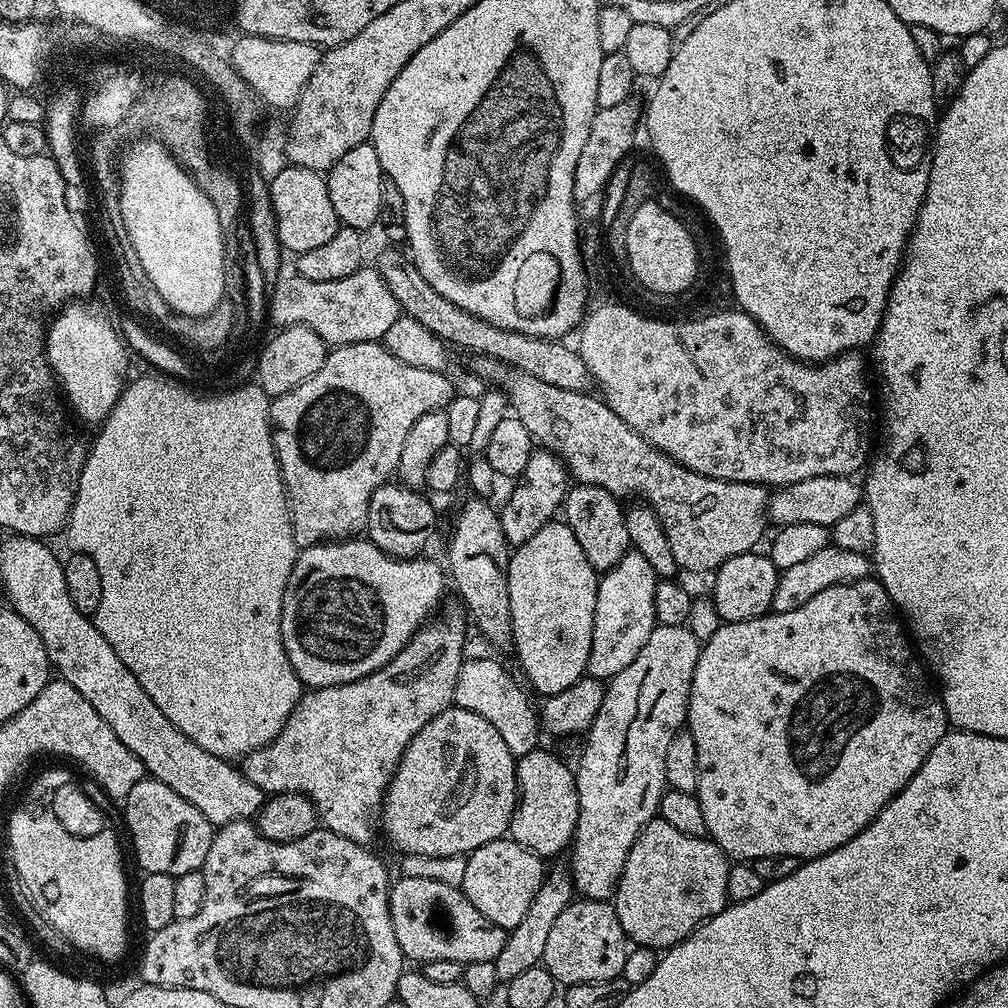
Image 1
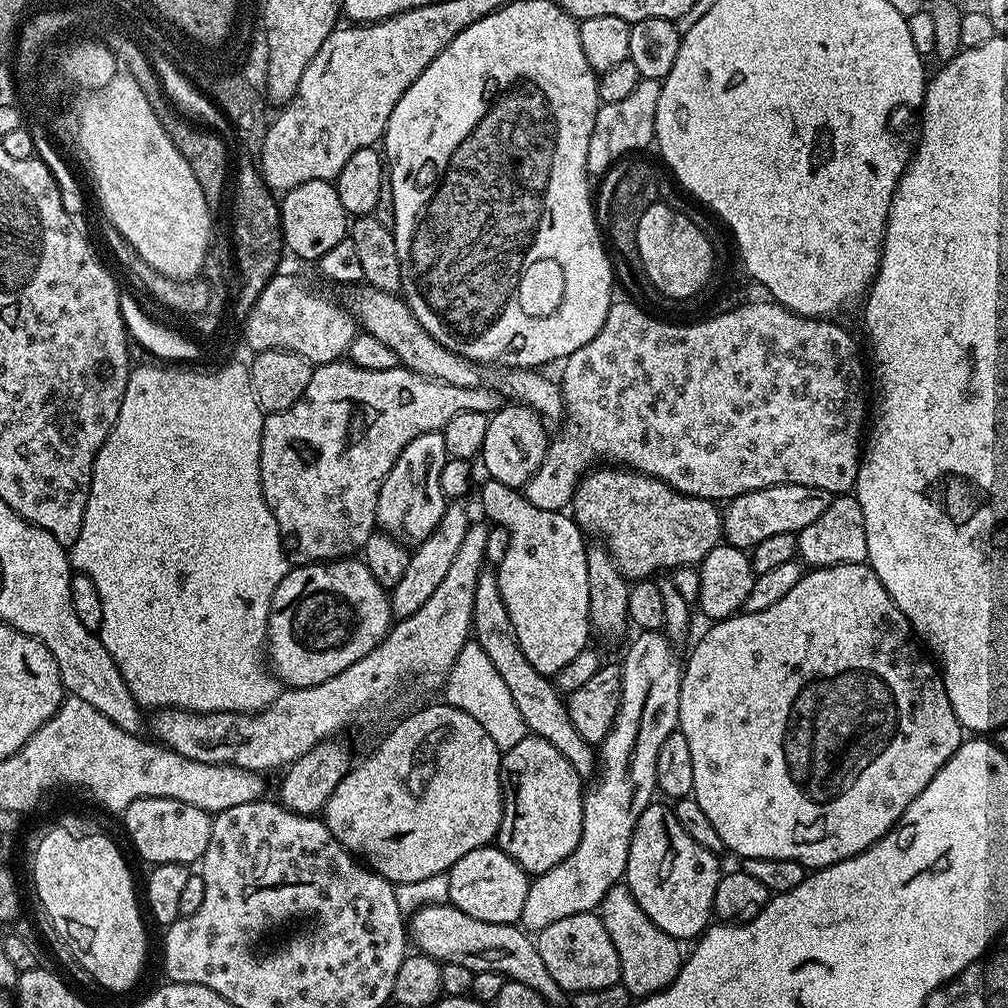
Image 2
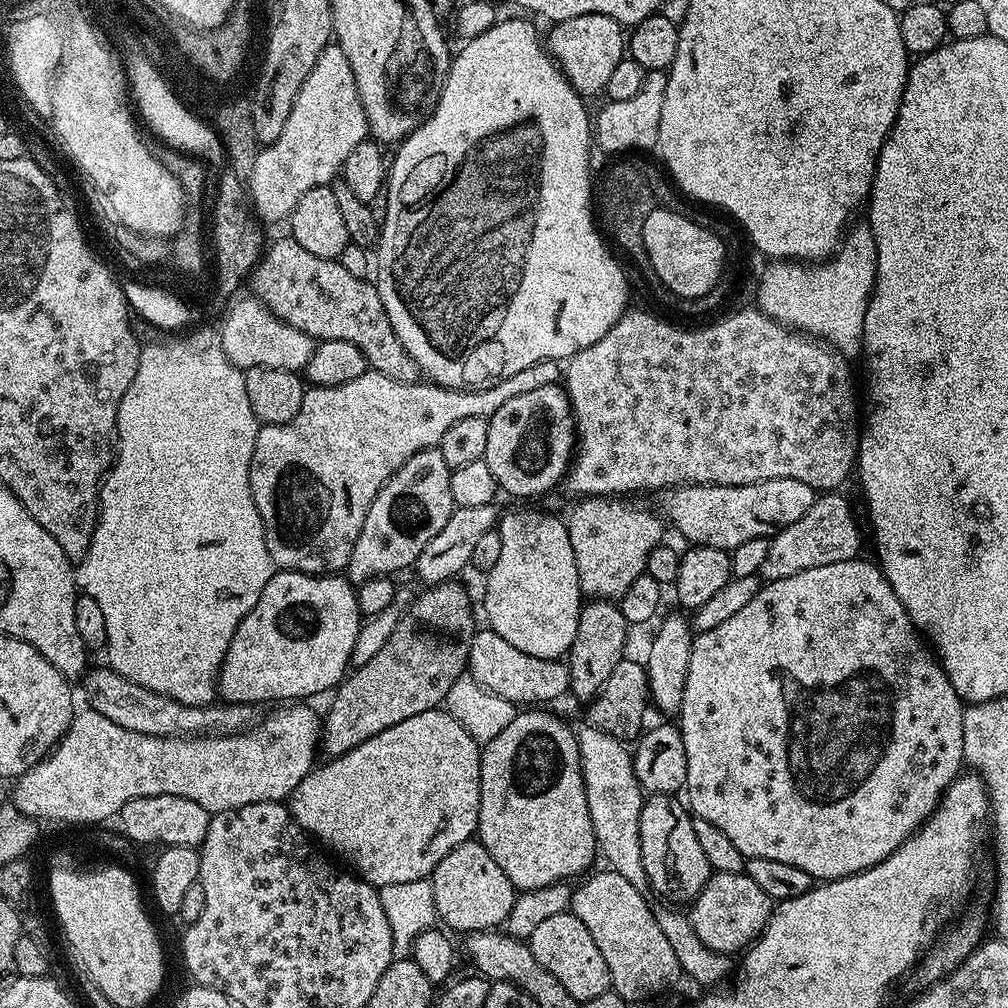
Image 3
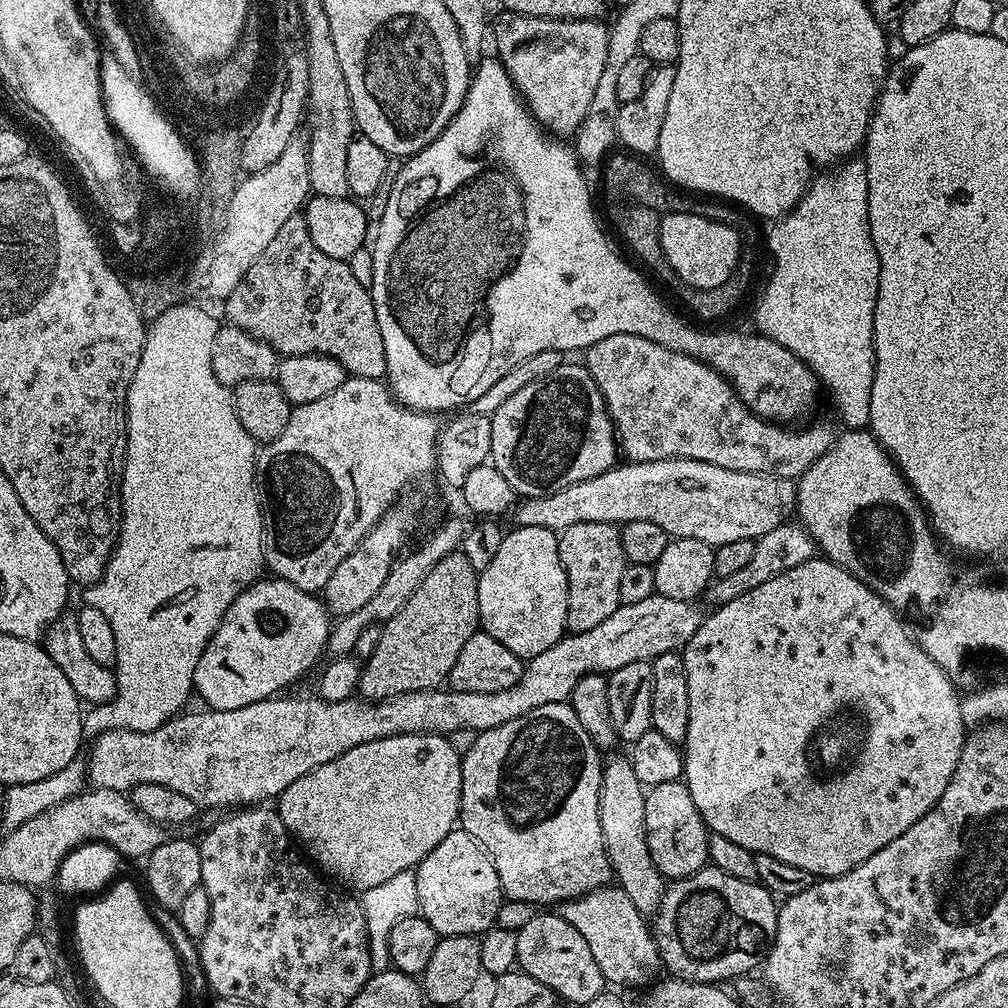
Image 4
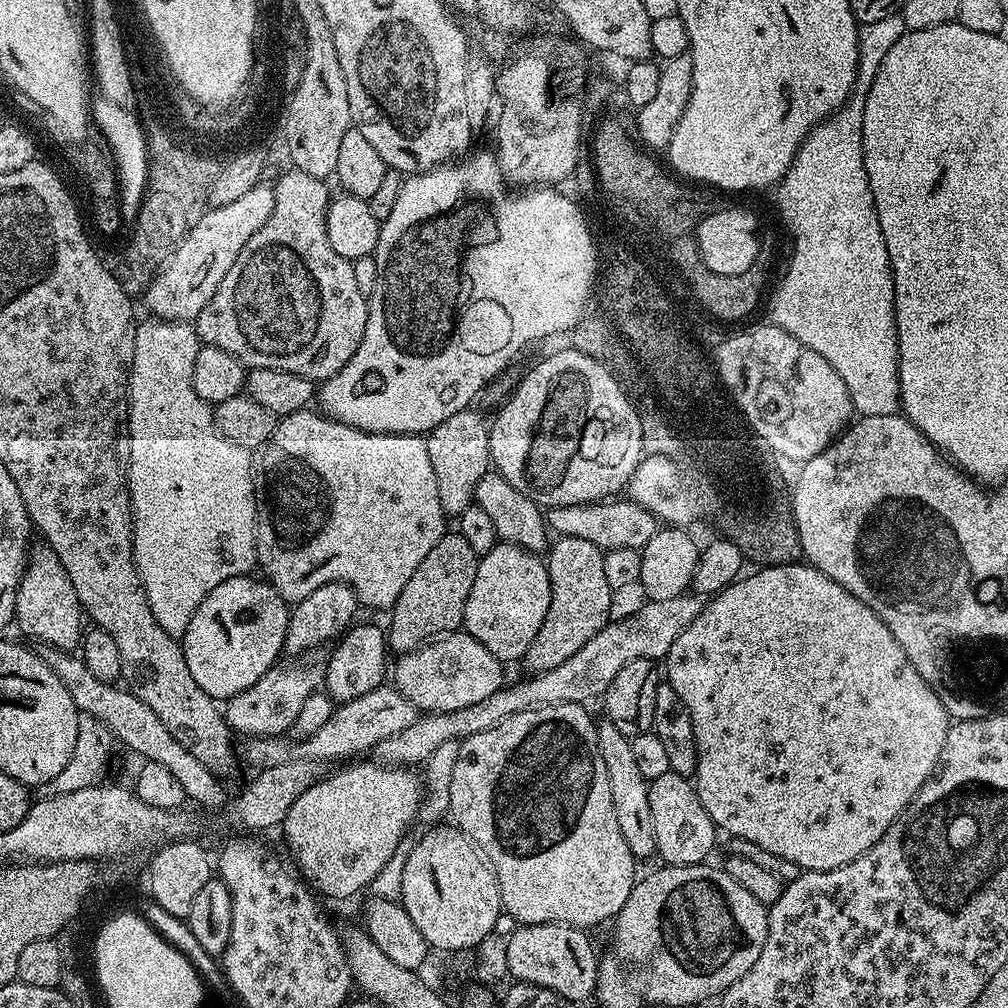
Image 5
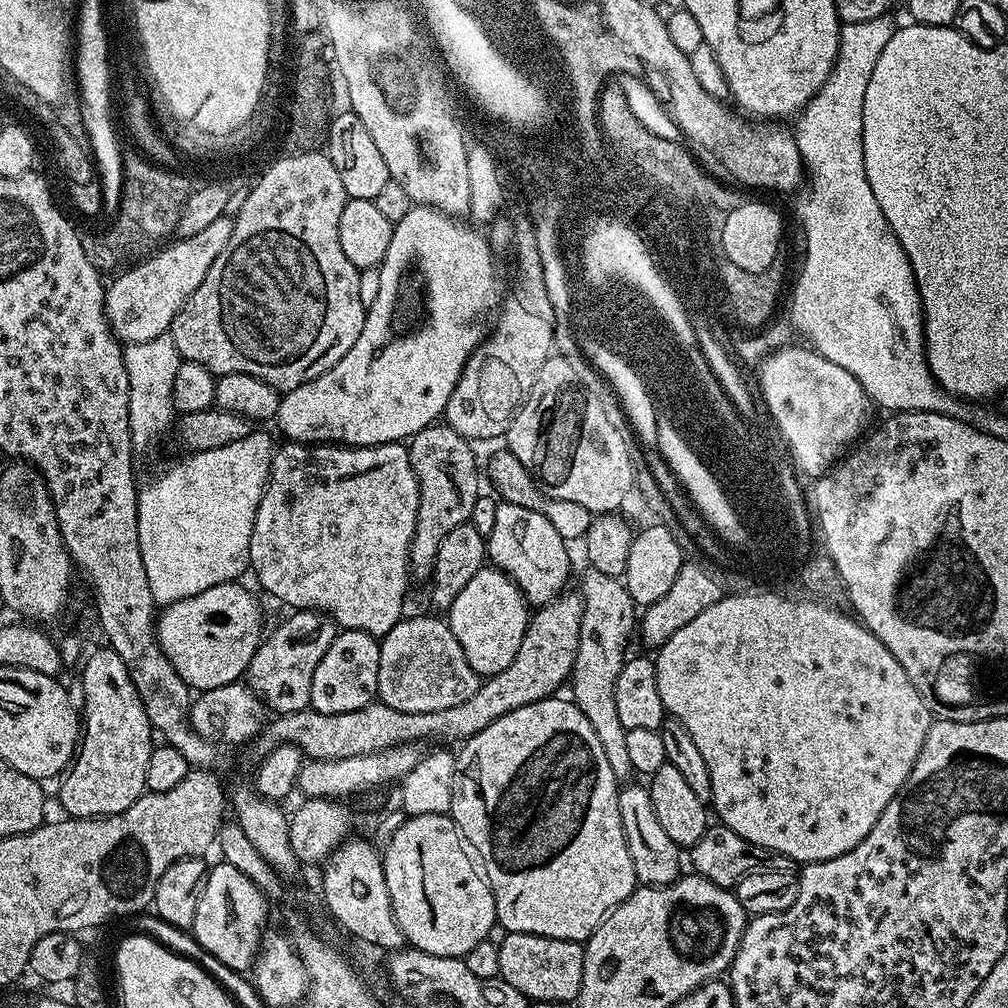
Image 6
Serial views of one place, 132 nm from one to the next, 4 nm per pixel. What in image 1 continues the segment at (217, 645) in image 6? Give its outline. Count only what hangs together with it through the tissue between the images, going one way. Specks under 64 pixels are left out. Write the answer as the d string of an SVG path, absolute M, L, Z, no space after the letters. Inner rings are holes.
M349 538L337 540L335 542L325 542L315 544L303 549L296 557L296 565L288 579L288 585L284 591L284 601L282 602L282 642L286 654L290 658L290 666L298 674L301 685L309 689L325 688L326 686L338 686L339 684L349 684L358 678L366 678L366 674L374 674L382 666L394 658L408 642L412 635L421 628L422 625L441 607L444 596L444 584L446 588L446 572L432 560L425 558L413 558L410 560L396 560L392 556L387 556L378 546L374 546L367 538Z

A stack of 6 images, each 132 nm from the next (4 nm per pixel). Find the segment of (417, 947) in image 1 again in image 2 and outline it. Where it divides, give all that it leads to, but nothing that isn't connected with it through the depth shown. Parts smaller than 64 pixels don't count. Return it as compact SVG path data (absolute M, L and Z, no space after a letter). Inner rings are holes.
M447 903L431 904L411 915L408 933L413 945L437 962L465 966L474 974L498 973L505 979L523 982L541 994L550 1006L556 1006L566 998L564 989L546 969L535 941L517 925L478 922Z

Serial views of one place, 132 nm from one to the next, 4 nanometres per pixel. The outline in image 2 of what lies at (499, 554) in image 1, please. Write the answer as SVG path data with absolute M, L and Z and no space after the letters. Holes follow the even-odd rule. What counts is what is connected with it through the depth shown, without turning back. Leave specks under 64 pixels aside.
M481 571L478 584L474 586L471 635L475 644L486 650L498 674L502 674L502 682L506 682L510 695L514 697L514 706L518 706L518 714L522 714L522 722L526 722L529 733L550 742L550 746L554 746L554 750L558 750L566 762L574 766L581 778L591 777L598 768L597 749L586 742L578 730L574 730L565 697L557 691L553 681L526 662L526 654L522 654L522 646L514 634L514 622L510 622L510 614L506 614L506 602L502 602L502 590L496 581L495 571Z

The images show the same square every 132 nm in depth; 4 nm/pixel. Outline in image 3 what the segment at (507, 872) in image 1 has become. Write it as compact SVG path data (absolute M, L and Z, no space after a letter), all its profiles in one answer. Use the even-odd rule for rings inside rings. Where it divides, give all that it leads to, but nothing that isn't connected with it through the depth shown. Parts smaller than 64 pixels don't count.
M476 838L450 850L450 854L438 862L430 881L439 923L453 933L469 934L499 929L510 914L518 895L510 878L502 874L502 866L490 858L488 851Z

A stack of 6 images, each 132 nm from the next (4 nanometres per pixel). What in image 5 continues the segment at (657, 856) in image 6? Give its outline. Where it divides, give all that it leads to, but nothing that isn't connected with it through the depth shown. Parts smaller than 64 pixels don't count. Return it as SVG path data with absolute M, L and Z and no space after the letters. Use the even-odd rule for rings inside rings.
M607 718L596 725L598 738L598 754L602 754L602 763L606 766L606 778L610 778L610 798L614 798L614 815L618 817L618 830L622 830L622 838L626 838L626 846L630 846L630 854L637 861L644 862L647 856L656 856L656 839L654 838L654 821L650 818L649 781L642 778L631 750L631 739L614 726Z

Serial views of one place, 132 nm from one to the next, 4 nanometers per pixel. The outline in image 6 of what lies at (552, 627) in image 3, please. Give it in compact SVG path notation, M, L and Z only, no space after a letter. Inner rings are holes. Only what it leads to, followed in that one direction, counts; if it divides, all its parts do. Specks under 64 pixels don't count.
M495 566L480 568L446 610L448 628L454 638L458 638L466 662L470 662L481 678L497 676L514 662L514 654L518 654L518 646L522 646L522 634L526 634L529 619L530 605L519 586Z

